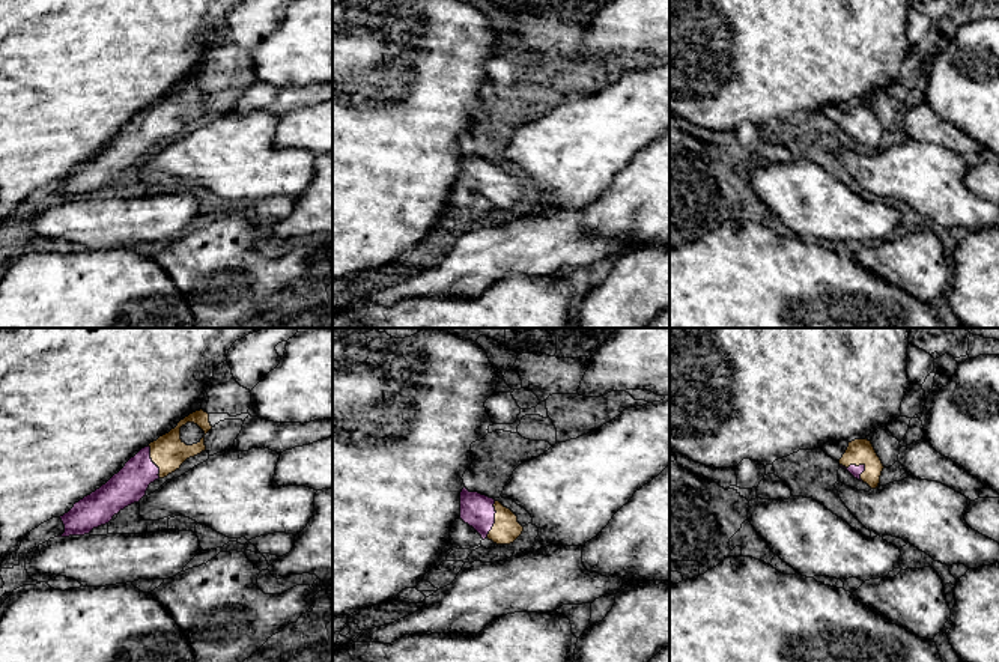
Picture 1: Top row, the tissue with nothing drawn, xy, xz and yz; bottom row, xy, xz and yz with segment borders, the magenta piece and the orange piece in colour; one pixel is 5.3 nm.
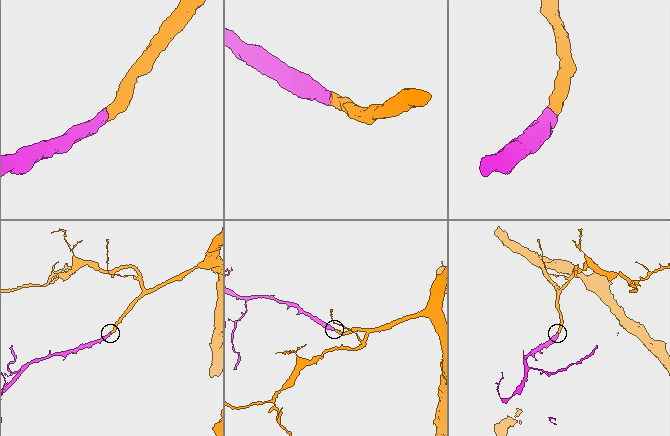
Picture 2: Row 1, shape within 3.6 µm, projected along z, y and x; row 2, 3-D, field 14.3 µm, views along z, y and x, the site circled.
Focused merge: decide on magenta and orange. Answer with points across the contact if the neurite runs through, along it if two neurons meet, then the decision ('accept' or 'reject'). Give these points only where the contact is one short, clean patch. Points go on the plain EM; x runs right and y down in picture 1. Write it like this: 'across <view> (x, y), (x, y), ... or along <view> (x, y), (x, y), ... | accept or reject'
across yz (853, 133), (859, 128), (859, 115) | accept

